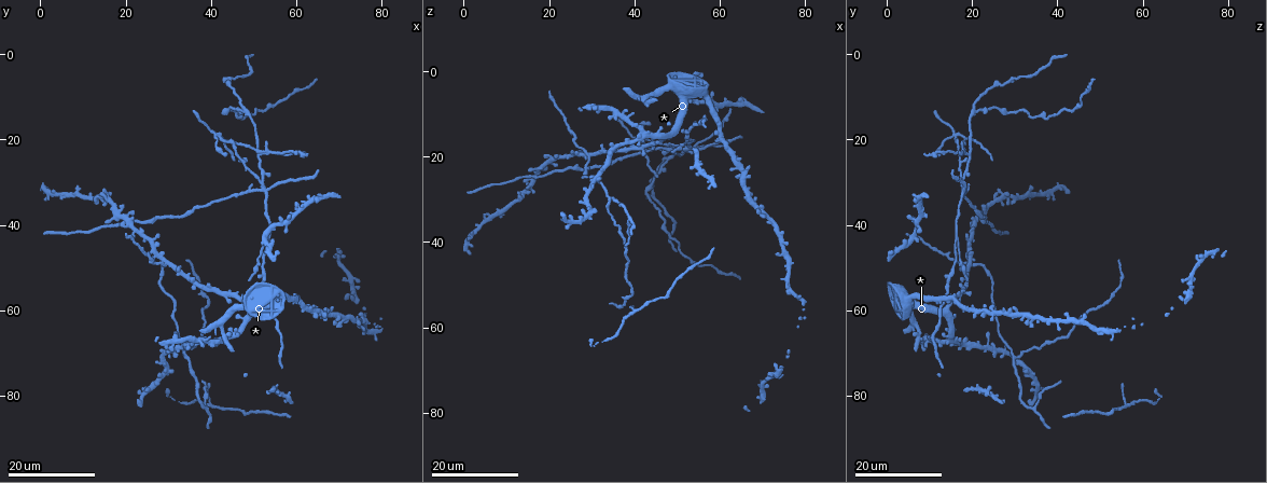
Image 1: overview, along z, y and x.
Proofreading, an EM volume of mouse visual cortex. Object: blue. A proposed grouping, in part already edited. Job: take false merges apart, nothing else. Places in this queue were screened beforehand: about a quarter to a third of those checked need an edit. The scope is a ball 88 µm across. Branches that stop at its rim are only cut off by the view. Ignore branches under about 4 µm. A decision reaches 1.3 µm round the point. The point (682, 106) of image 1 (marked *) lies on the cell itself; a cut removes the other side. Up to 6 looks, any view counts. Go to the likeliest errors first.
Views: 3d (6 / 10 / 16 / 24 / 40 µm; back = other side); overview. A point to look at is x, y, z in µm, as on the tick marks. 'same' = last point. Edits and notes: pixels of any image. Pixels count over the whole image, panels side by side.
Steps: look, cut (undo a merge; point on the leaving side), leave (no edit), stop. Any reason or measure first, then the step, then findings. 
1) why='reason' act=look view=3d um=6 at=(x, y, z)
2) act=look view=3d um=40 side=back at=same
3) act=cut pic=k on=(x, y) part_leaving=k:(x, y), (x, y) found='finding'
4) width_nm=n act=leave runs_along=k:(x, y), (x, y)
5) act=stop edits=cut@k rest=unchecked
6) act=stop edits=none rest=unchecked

why='arms part here' act=look view=3d um=24 at=(34.5, 71.0, 30.5)

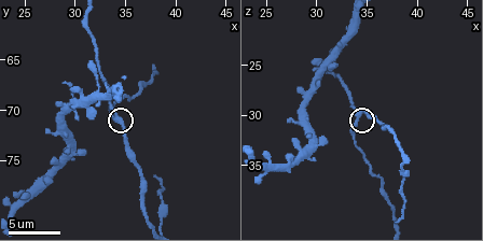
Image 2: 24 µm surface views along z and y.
act=look view=3d um=10 at=(33.8, 71.2, 30.0)

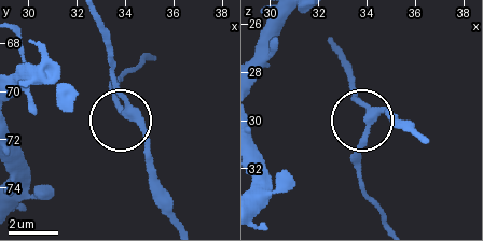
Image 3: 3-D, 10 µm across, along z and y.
side_arm_um=26 act=leave runs_along=3:(95, 20), (118, 95), (155, 172) found='all the same cell'

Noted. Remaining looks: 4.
why='a fork' act=look view=3d um=16 at=(39.0, 83.0, 34.5)

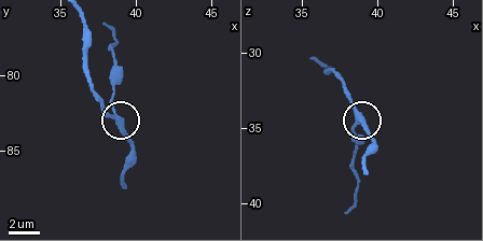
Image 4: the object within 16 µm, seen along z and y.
act=look view=3d um=6 at=(38.8, 82.8, 34.4)

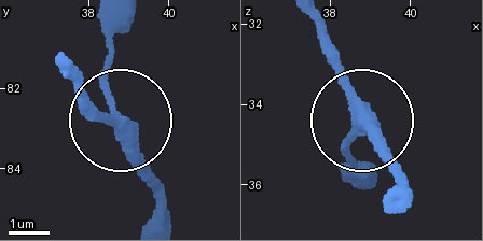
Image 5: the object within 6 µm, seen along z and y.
arms=3 act=leave runs_along=5:(312, 18), (404, 200) found='continuous, no second cell'

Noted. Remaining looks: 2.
why='a fork' act=look view=3d um=24 at=(47.5, 13.0, 20.0)

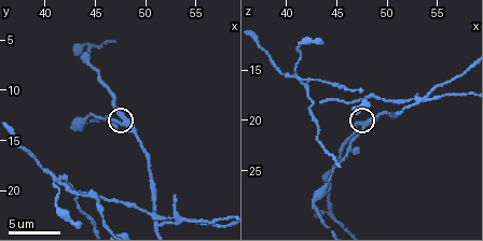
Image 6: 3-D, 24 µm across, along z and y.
why='zoom in' act=look view=3d um=10 at=same

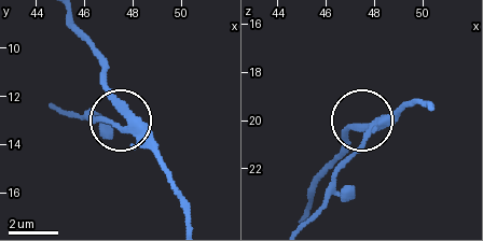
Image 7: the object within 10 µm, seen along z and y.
arms=3 act=leave found='one cell here'

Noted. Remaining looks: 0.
act=stop edits=none rest=unchecked

